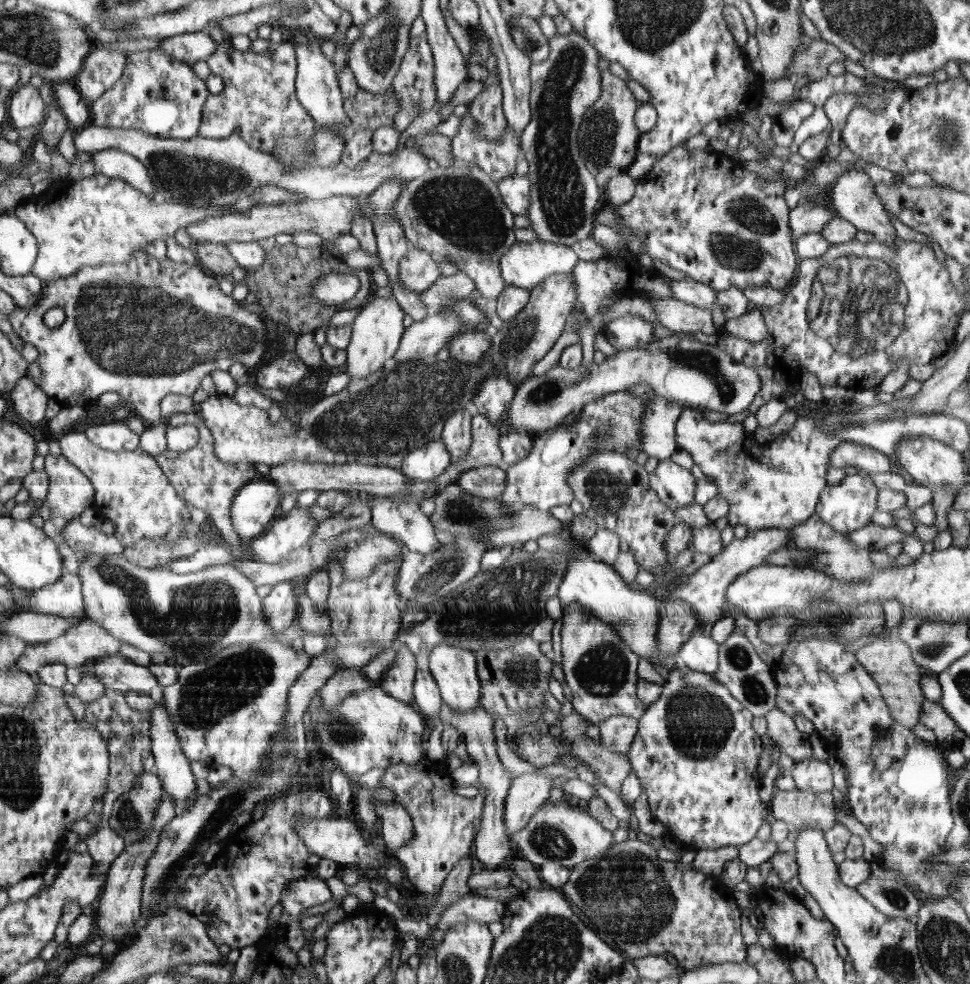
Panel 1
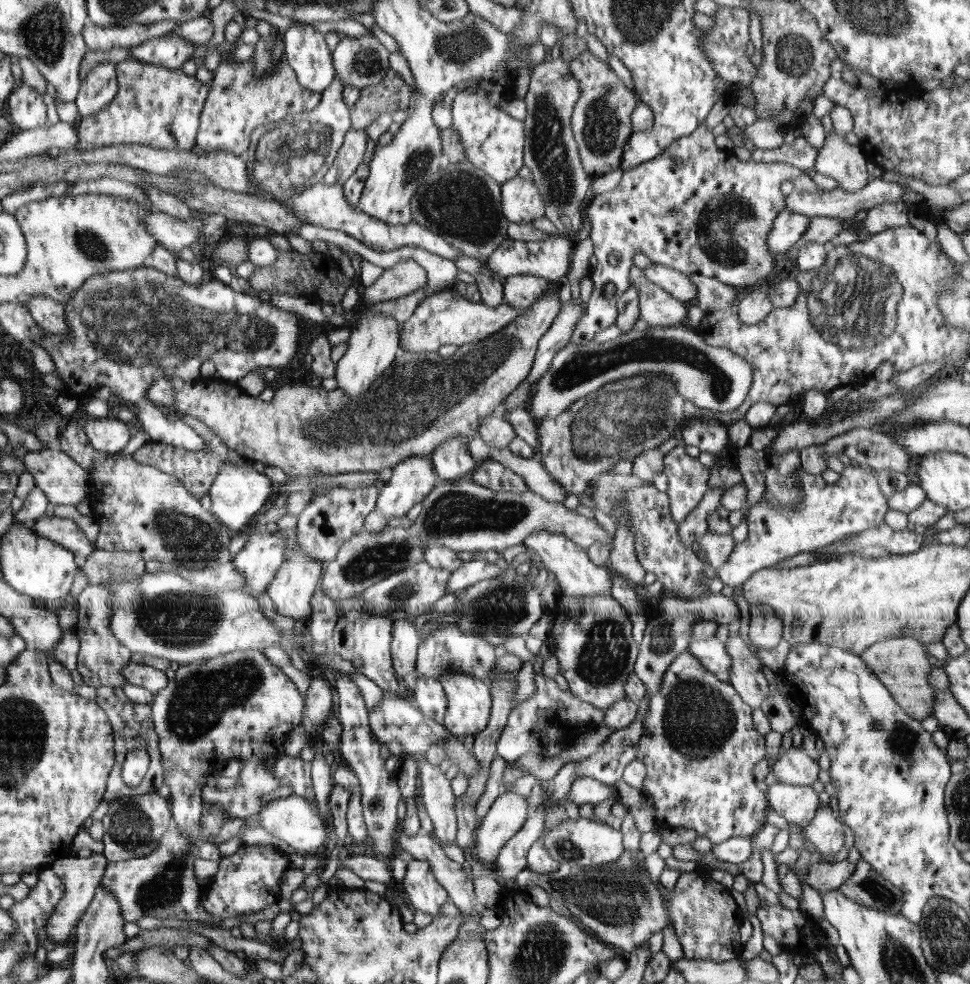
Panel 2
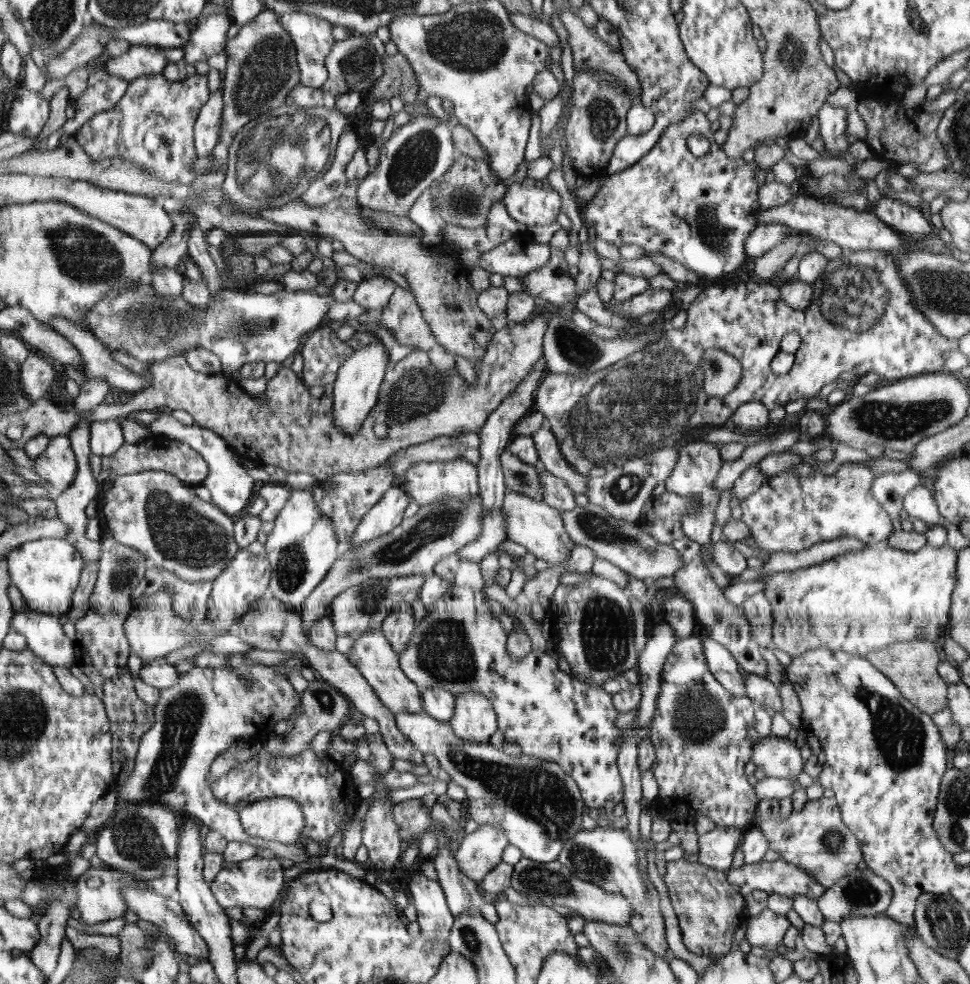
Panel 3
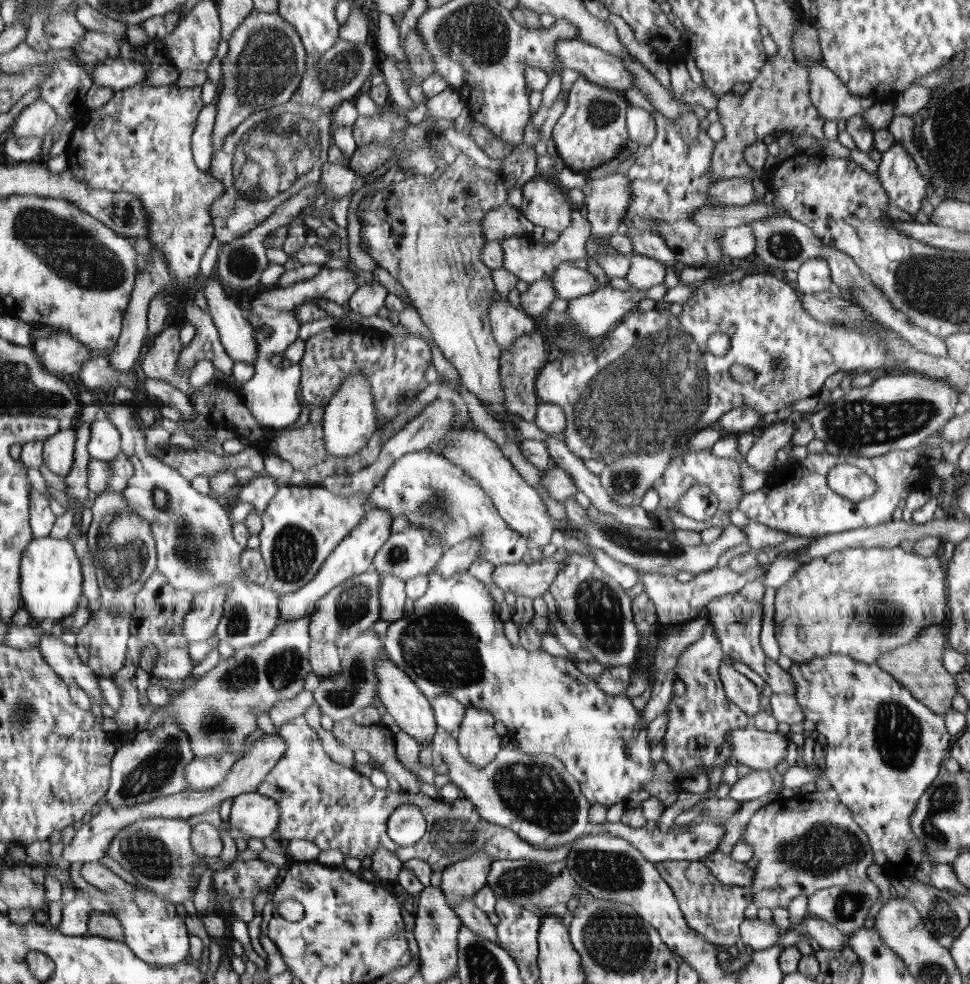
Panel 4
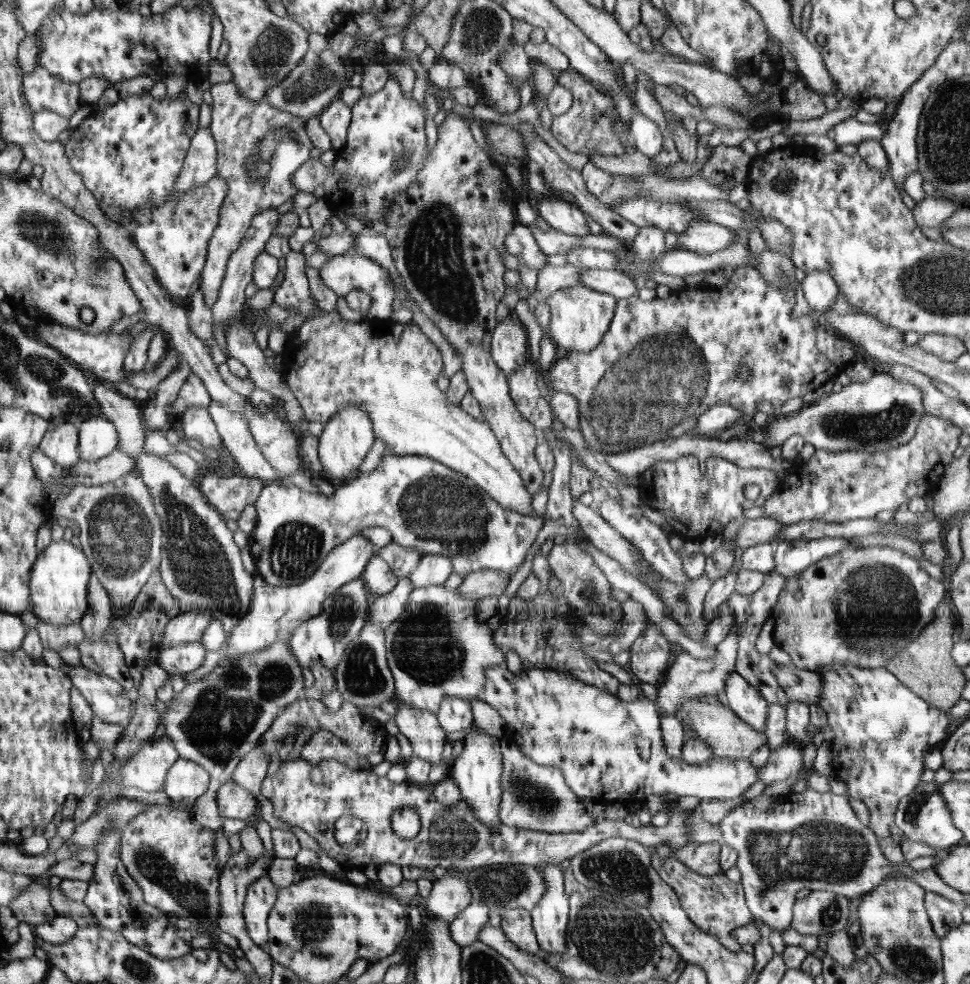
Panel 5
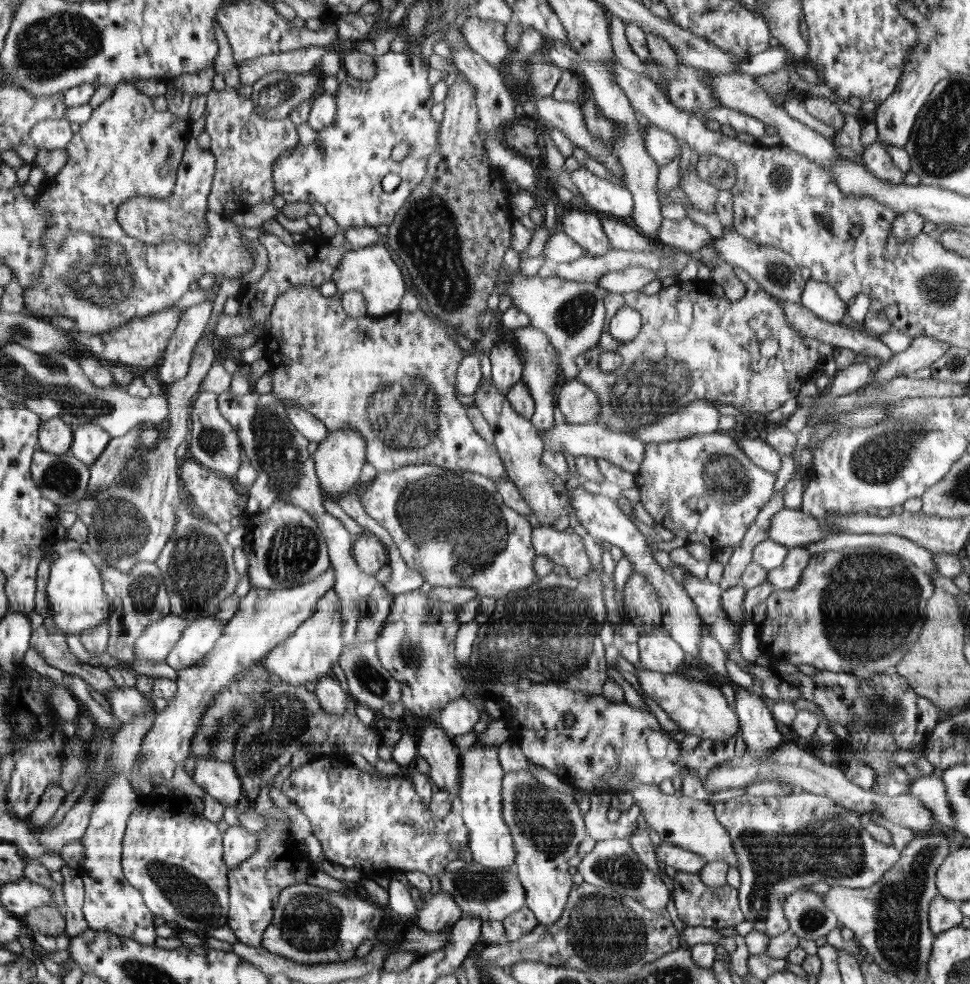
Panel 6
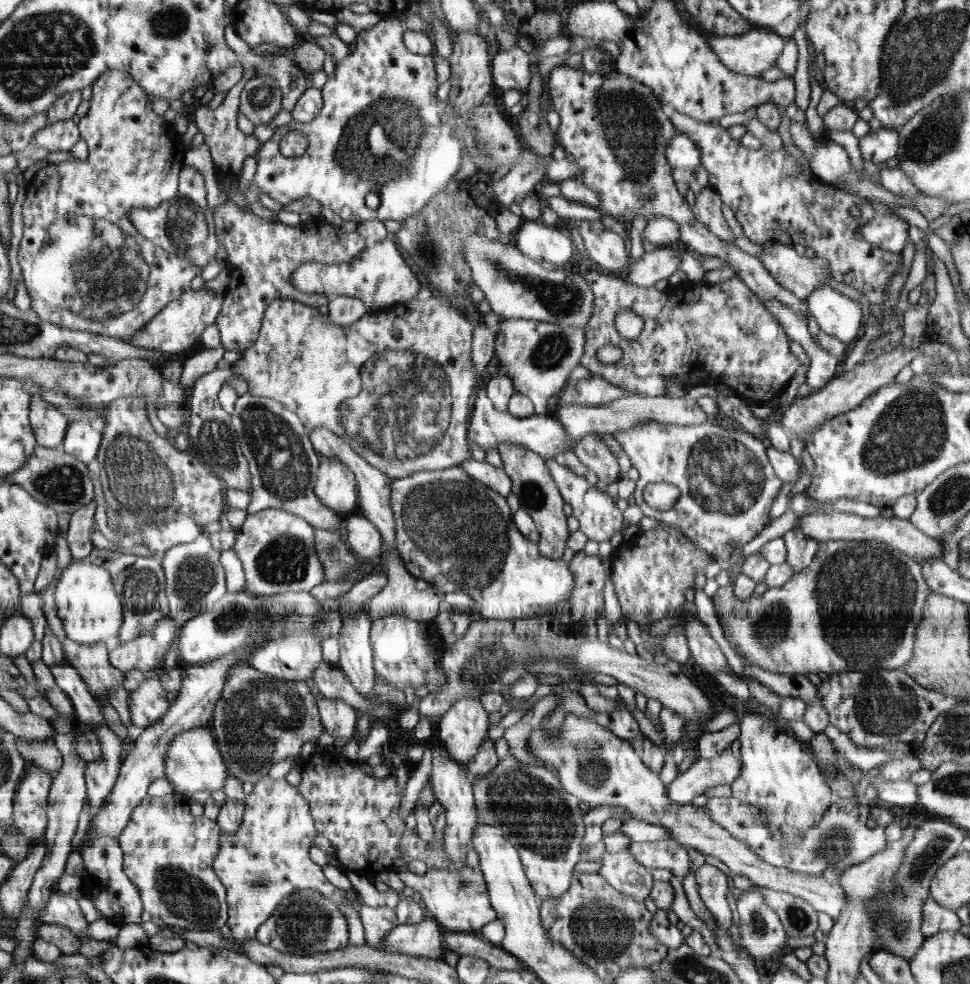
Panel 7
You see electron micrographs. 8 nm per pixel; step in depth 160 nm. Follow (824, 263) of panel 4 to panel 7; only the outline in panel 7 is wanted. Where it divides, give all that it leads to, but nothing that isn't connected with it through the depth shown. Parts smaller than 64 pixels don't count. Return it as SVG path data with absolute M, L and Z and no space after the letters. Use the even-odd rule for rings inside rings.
M818 286L805 300L820 329L846 345L863 333L863 304L853 302L830 286Z

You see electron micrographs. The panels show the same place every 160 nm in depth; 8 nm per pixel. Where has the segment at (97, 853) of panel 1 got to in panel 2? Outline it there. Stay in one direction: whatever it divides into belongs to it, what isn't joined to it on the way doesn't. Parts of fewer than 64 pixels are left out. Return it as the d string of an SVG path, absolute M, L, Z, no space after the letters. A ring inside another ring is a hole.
M92 854L88 858L82 857L64 857L62 860L54 860L50 867L63 883L62 900L58 902L58 906L54 908L54 914L50 916L50 924L47 924L45 931L47 936L52 938L55 944L66 942L74 933L79 919L85 915L90 902L93 900L94 893L100 886L100 880L104 874L107 862L110 861L104 857L104 854Z

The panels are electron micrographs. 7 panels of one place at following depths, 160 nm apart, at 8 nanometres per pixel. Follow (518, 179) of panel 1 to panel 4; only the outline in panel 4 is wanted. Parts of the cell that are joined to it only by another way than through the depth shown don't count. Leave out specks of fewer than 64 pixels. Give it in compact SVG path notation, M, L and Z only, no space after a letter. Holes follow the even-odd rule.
M536 176L534 179L530 179L521 188L523 194L523 204L519 207L521 213L530 222L533 222L534 227L558 231L560 233L568 230L573 222L571 214L573 214L573 204L568 199L568 196L562 192L559 192L554 188L552 183L548 180L542 179L541 176Z

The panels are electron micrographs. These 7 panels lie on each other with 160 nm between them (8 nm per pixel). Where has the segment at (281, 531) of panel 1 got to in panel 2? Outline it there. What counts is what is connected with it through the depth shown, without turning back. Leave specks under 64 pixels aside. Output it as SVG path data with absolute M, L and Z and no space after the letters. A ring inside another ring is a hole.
M260 528L249 541L246 541L244 547L234 556L234 568L248 581L245 582L248 592L257 597L266 591L269 584L275 578L275 574L280 570L281 564L286 556L285 539L279 532L269 533L265 528Z

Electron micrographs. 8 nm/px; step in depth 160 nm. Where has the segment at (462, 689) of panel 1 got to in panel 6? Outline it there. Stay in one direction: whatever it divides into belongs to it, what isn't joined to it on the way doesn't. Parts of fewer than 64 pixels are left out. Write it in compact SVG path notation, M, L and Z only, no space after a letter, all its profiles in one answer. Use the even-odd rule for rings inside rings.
M474 745L462 755L462 781L458 797L458 811L460 812L466 827L470 830L470 851L474 854L473 862L488 868L509 868L516 864L516 842L513 841L512 830L502 819L502 780L505 778L504 766L501 764L499 747L496 745Z

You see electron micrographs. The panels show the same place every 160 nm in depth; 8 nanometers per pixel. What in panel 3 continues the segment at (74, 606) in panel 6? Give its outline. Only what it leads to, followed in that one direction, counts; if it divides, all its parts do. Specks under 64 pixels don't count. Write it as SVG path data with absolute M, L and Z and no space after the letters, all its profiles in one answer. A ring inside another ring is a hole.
M41 538L18 541L7 554L10 580L20 590L28 609L58 615L72 606L72 594L82 572L82 556L67 539Z

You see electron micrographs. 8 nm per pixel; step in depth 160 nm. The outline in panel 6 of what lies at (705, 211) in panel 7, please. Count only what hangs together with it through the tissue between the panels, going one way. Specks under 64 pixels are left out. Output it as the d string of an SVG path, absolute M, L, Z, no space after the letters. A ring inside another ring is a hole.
M696 165L689 166L688 171L682 175L679 186L689 198L689 202L698 210L712 214L716 210L716 197L718 196L718 189L706 180L702 180L695 169Z

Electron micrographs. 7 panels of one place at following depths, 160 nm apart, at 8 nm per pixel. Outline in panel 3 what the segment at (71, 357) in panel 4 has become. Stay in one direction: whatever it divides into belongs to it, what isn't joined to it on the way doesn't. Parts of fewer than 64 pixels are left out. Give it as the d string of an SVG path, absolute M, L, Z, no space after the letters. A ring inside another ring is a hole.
M34 354L26 358L24 364L21 364L20 376L21 389L25 397L30 402L34 402L44 396L46 390L58 378L58 370L48 358Z

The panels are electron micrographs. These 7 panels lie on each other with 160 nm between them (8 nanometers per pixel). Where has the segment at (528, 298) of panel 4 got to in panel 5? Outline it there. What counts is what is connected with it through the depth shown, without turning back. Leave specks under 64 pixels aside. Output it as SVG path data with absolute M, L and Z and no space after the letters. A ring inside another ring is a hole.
M570 262L562 266L544 265L538 270L536 278L536 289L540 293L539 298L545 300L558 290L580 285L581 270L583 270L582 267L571 265Z

